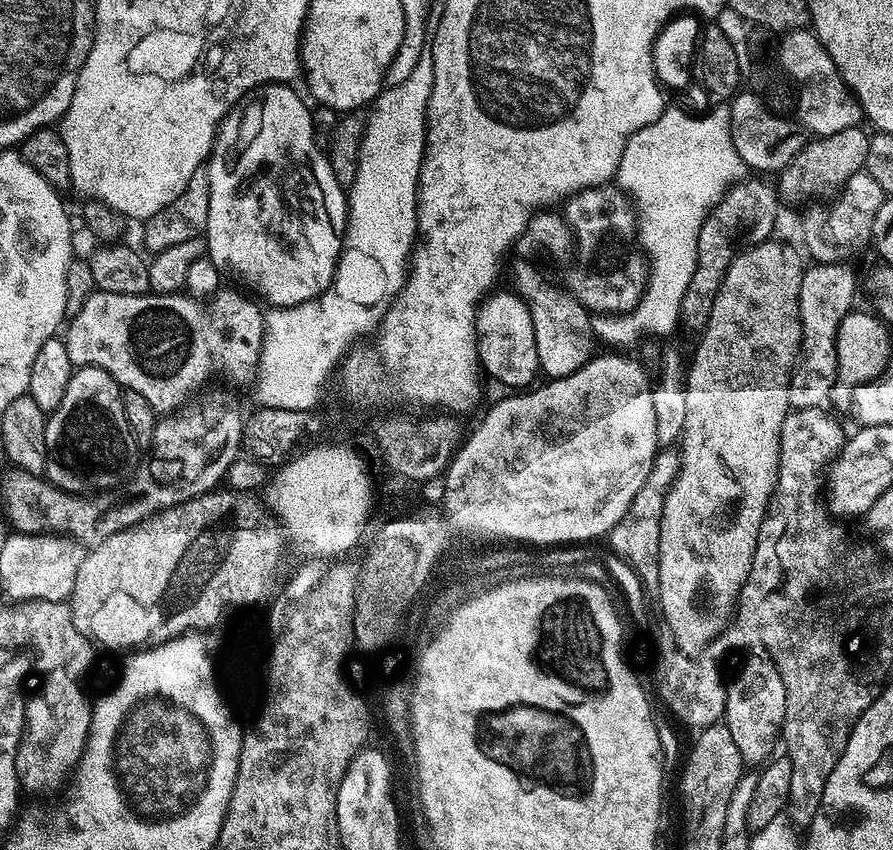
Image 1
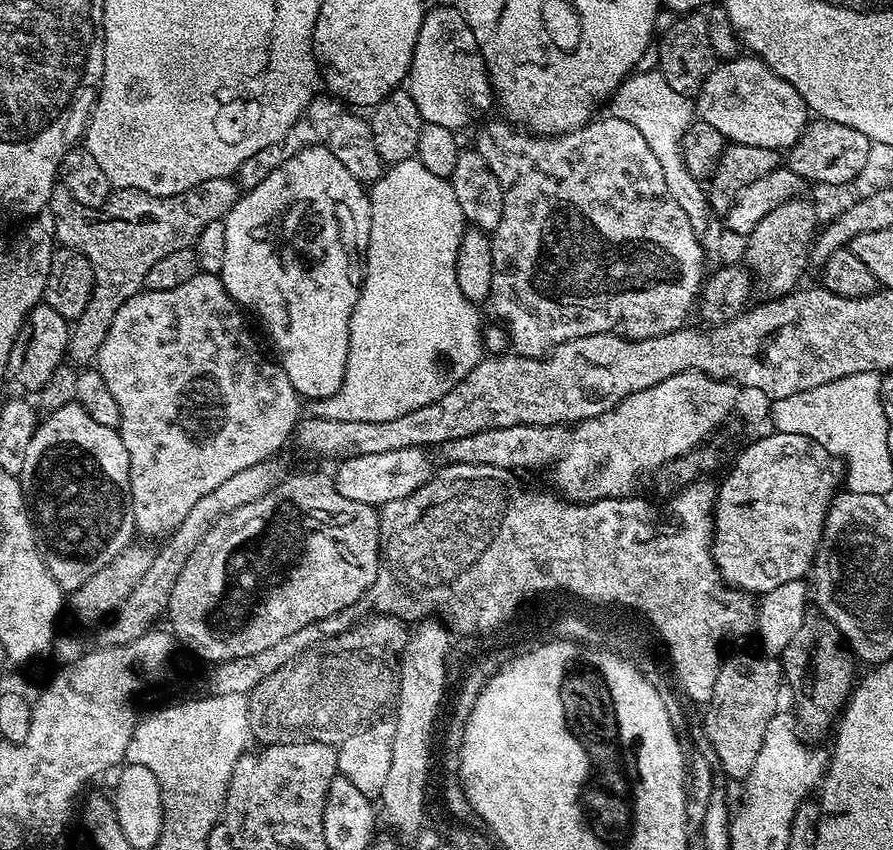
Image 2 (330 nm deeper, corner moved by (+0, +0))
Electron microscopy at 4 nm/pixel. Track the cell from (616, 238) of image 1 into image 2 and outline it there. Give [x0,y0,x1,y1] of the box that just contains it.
[474,114,706,358]

